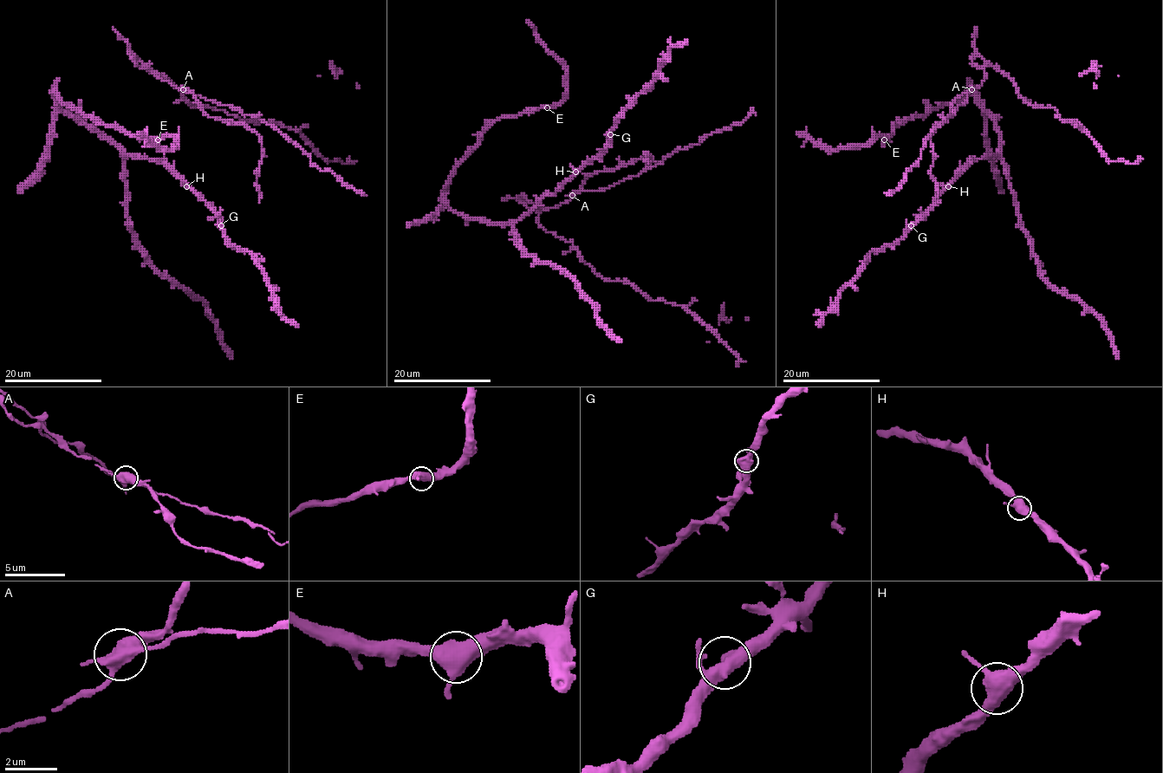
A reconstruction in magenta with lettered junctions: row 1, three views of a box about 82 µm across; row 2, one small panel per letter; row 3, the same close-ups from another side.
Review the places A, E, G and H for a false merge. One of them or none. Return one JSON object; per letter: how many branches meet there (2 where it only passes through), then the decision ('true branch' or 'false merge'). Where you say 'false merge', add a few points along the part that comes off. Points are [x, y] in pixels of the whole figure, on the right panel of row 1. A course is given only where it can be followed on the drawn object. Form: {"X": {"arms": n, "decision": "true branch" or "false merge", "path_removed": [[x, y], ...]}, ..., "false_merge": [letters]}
{"A": {"arms": 3, "decision": "false merge", "path_removed": [[971, 88], [954, 100], [947, 119], [939, 123], [930, 136], [932, 178], [939, 203]]}, "E": {"arms": 3, "decision": "true branch"}, "G": {"arms": 3, "decision": "true branch"}, "H": {"arms": 3, "decision": "true branch"}, "false_merge": ["A"]}

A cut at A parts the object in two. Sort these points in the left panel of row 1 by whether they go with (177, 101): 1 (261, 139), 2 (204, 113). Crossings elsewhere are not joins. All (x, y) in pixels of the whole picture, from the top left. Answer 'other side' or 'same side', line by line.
1: other side
2: other side

